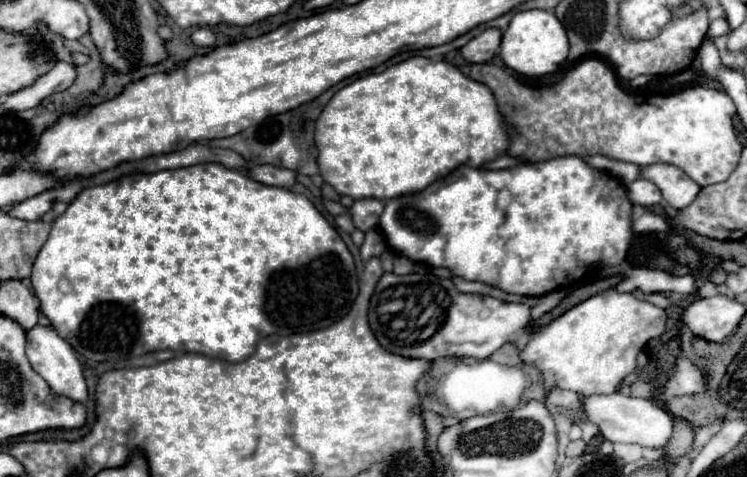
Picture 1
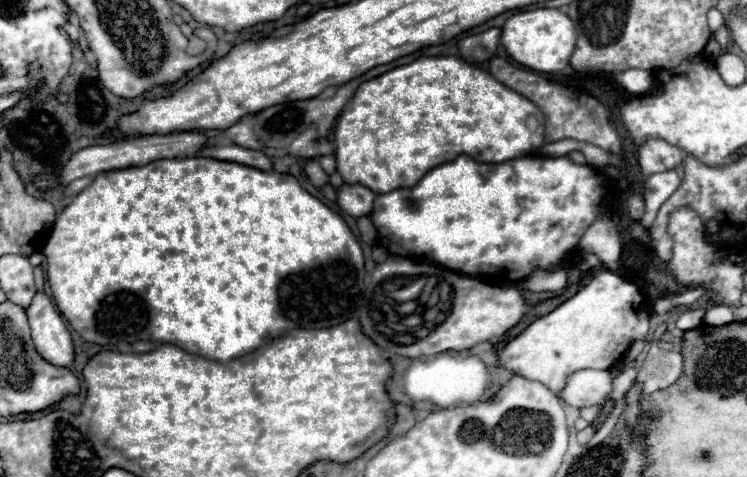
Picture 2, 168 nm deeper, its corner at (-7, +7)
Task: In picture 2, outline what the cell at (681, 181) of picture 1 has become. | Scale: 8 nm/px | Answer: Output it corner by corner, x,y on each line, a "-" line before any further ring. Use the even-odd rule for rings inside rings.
647,140
639,148
637,154
639,154
641,172
645,176
665,172
665,170
673,170
673,168
681,166
685,160
685,152
681,152
681,148
671,146
665,140

